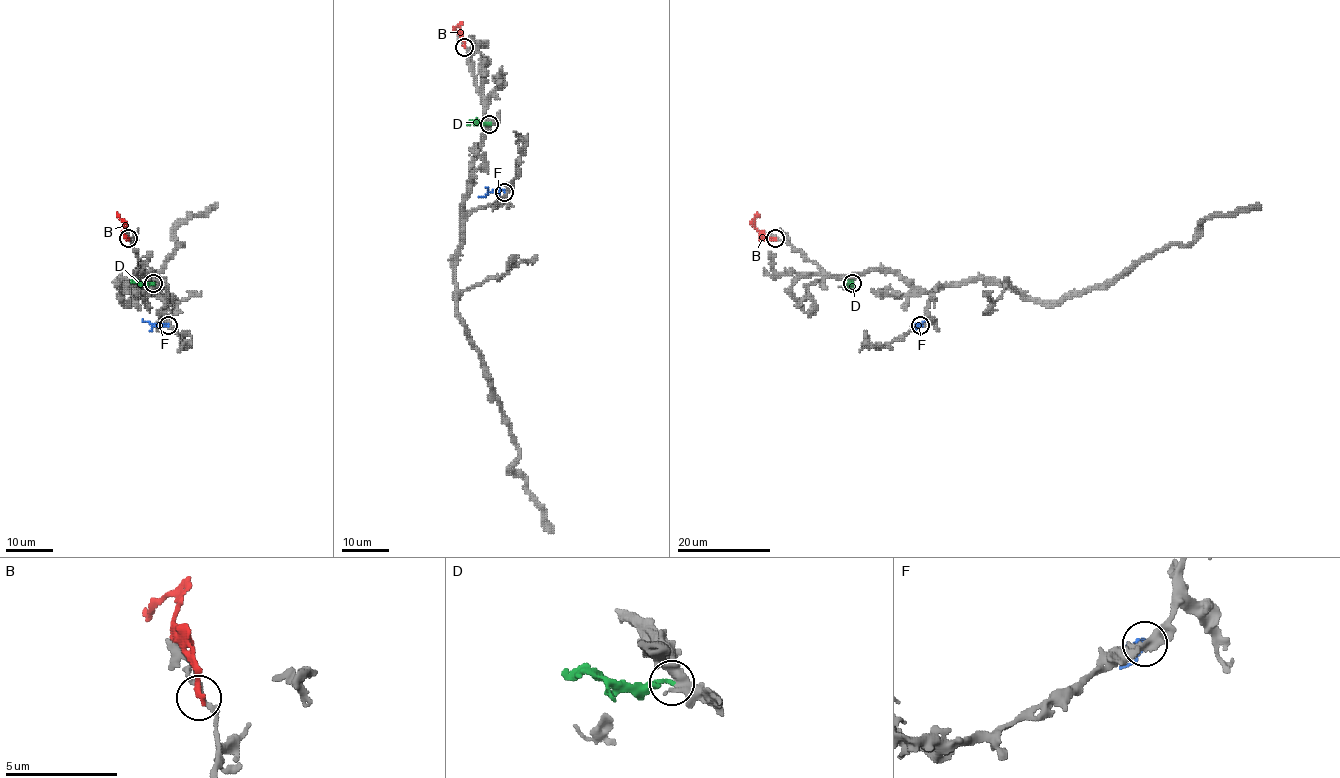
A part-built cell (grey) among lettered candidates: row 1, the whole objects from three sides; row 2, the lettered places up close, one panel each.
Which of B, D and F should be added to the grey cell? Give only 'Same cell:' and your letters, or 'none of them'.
Same cell: D

